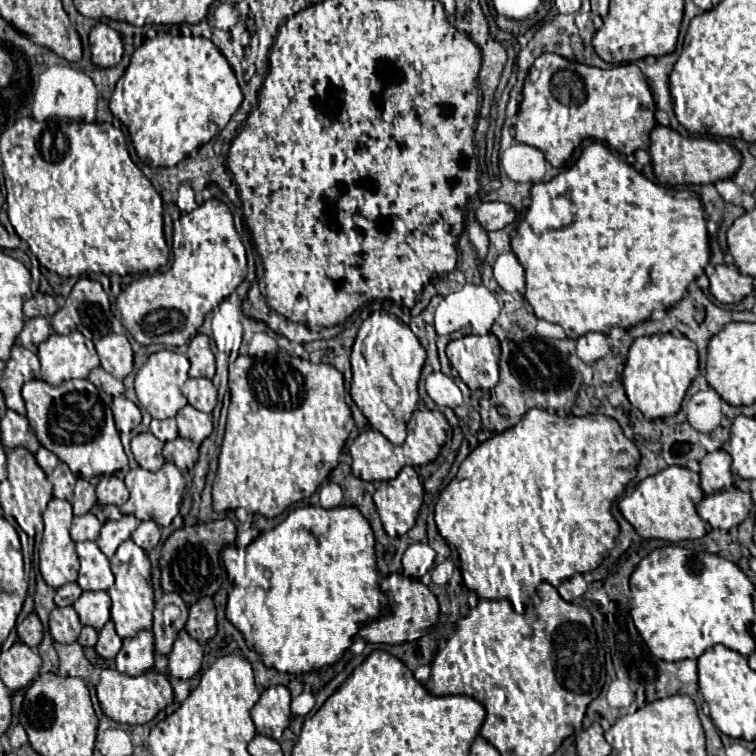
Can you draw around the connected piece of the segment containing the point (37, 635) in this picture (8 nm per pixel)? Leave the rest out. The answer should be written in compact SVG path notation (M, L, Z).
M31 612L19 626L17 626L17 634L19 634L19 640L31 648L39 646L41 638L43 638L43 626L37 618L35 612Z

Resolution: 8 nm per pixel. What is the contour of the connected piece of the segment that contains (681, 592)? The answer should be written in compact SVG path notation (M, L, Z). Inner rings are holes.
M663 546L645 556L631 574L630 614L651 654L661 660L679 662L699 658L715 644L723 644L743 656L749 656L755 650L755 640L749 634L753 624L753 590L751 580L729 560L709 552L693 552L681 546Z

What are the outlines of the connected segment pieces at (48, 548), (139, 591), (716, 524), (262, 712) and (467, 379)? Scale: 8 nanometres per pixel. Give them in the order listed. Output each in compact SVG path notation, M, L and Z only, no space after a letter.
M51 498L51 502L47 504L45 512L43 512L43 522L45 522L45 534L41 540L39 547L39 569L43 580L51 586L51 588L59 588L63 584L75 582L79 572L79 558L75 552L75 542L69 536L69 526L71 526L71 504L67 500L59 500L59 498Z
M125 540L125 544L121 544L121 548L117 548L117 552L111 556L111 570L115 574L115 584L107 590L112 602L111 620L121 638L133 638L137 632L153 626L155 597L148 555L133 540Z
M731 488L705 496L699 502L697 512L712 528L729 530L733 526L739 526L747 518L751 506L753 502L747 492Z
M285 686L267 688L251 710L251 718L255 722L257 732L261 736L281 740L281 734L291 720L289 704L291 704L291 694Z
M492 333L463 336L447 346L451 366L471 390L485 390L497 384L500 354L500 342Z

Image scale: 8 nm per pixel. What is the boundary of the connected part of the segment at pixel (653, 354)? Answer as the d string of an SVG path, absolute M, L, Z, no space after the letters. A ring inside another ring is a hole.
M672 333L651 334L637 338L627 354L623 370L623 388L633 406L637 406L647 420L675 416L681 408L681 400L699 374L697 346L689 338Z

